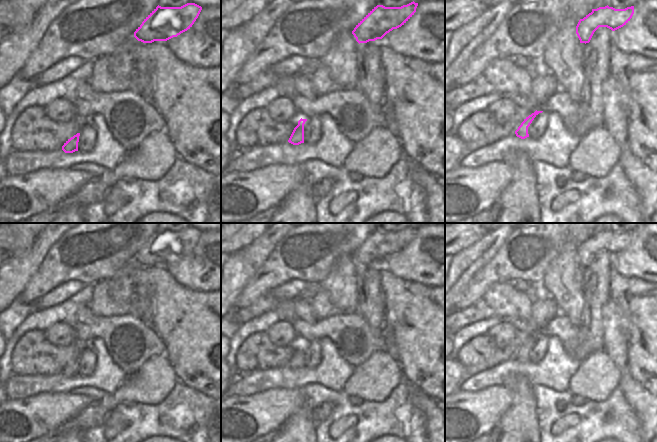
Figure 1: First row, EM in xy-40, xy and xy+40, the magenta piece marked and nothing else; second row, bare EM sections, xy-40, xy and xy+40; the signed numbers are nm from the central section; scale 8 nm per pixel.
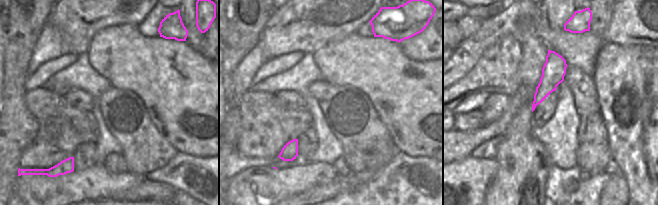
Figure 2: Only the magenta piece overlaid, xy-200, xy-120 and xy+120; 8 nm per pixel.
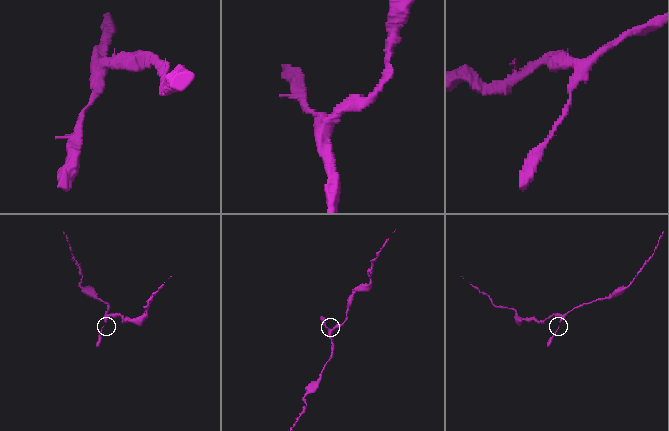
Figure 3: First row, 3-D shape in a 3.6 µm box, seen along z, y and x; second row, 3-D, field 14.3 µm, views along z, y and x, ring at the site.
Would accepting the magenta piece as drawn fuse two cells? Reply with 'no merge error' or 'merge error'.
no merge error

